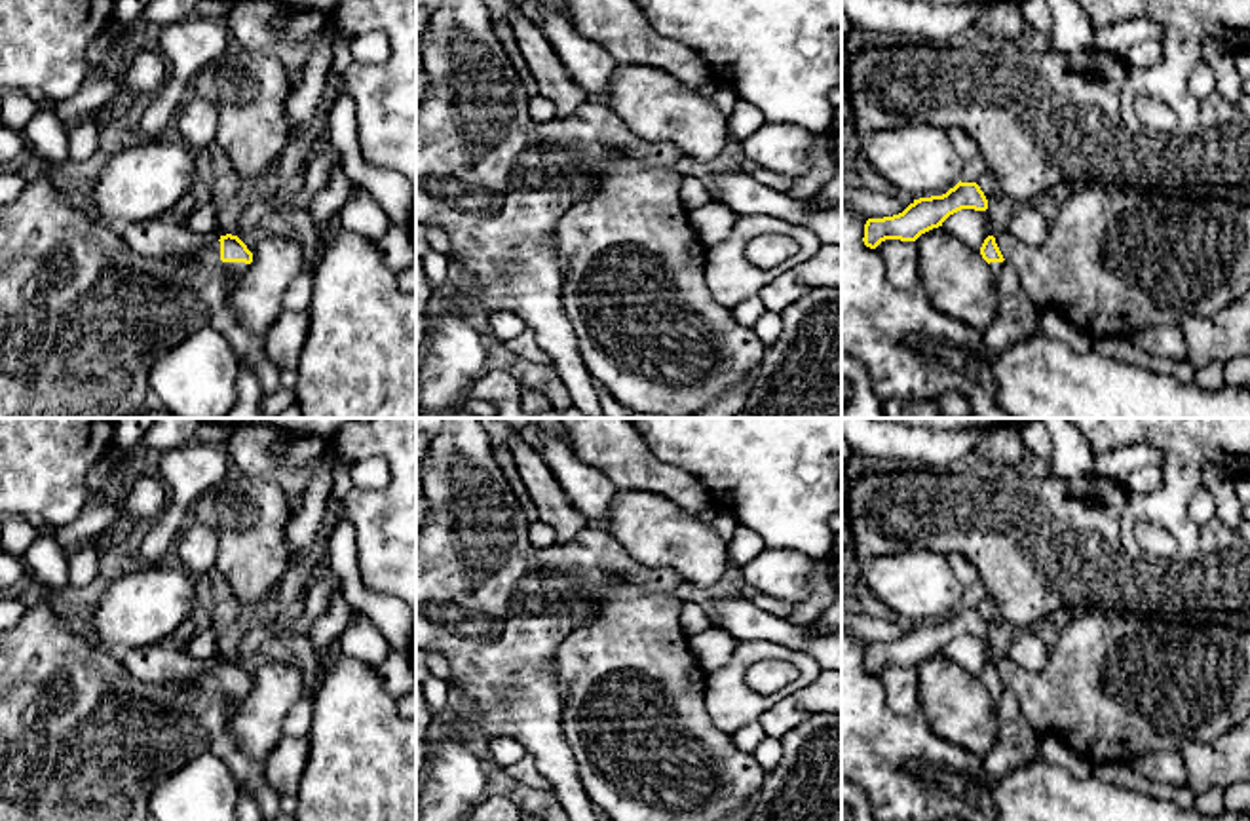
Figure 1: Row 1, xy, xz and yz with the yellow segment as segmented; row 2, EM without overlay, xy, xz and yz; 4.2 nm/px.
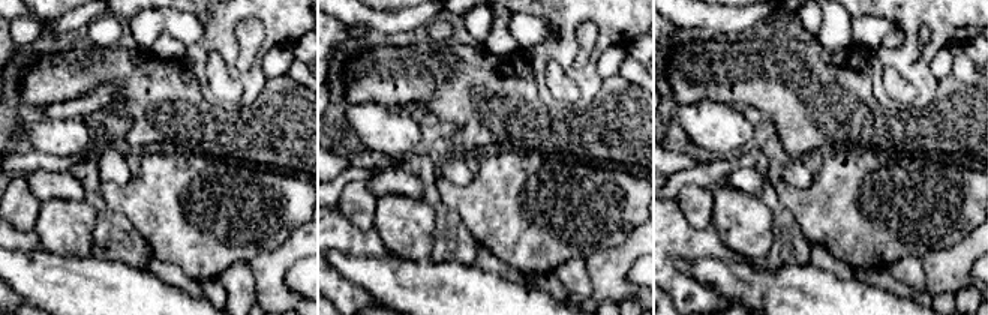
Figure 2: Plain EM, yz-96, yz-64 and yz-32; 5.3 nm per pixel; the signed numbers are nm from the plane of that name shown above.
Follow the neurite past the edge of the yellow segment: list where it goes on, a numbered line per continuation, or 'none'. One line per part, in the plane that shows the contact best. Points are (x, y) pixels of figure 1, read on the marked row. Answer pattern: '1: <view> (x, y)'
1: xy (84, 318)

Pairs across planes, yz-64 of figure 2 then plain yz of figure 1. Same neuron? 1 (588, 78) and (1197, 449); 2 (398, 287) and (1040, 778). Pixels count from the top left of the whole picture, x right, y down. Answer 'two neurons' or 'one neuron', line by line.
1: one neuron
2: one neuron

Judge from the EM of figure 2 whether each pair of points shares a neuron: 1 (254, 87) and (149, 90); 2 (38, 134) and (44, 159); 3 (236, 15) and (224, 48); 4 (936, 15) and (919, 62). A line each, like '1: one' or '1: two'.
1: two
2: two
3: one
4: one

